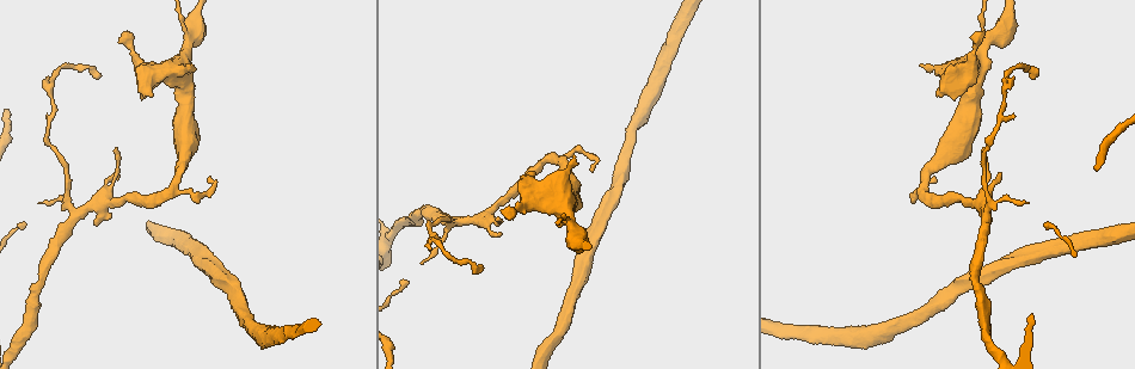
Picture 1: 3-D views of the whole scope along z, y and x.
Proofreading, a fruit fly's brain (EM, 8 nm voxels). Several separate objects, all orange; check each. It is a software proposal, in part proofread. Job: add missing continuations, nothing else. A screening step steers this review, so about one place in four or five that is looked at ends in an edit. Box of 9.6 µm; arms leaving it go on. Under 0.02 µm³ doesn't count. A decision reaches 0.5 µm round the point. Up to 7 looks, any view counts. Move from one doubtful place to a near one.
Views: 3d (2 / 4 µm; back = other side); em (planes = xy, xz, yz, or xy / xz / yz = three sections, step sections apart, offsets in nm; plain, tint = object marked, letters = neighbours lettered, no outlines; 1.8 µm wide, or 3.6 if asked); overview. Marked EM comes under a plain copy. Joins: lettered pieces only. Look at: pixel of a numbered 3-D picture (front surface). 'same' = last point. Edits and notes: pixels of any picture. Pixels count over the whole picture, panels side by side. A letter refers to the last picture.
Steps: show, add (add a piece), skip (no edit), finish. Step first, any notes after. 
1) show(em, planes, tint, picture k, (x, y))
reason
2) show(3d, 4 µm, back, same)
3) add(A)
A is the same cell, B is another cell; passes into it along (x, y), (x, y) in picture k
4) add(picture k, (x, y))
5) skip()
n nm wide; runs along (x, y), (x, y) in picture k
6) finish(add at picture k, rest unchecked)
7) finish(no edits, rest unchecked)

show(3d, 4 µm, picture 1, (192, 65))

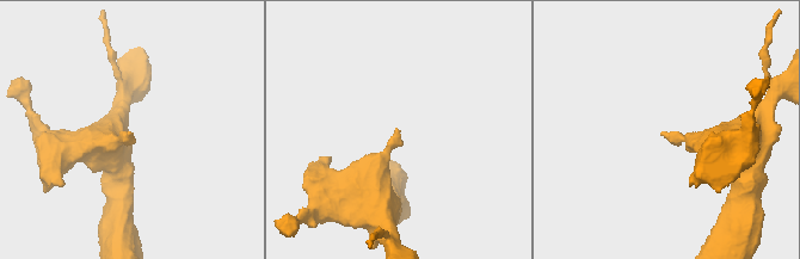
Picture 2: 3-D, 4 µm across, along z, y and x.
show(em, 3.6 µm, planes, letters, picture 2, (126, 134))
now the EM

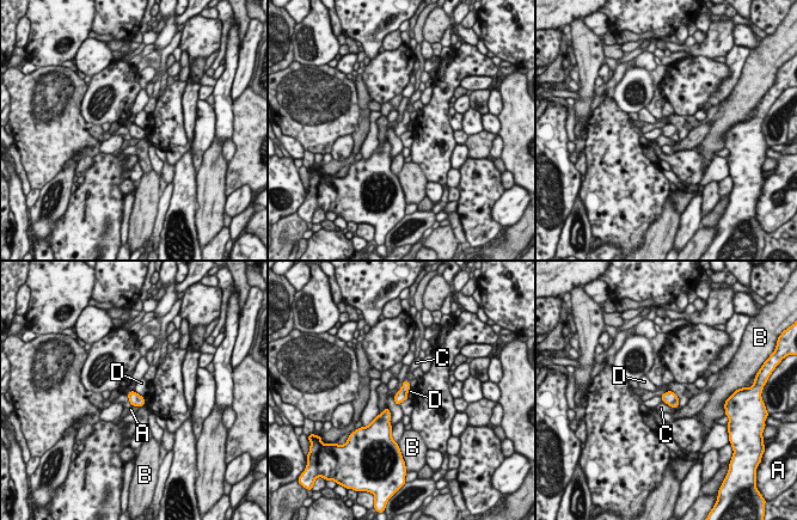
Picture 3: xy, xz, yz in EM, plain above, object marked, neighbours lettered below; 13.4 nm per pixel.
skip()
160 nm wide; A, B, C and D are other cells; no lettered piece goes on from it

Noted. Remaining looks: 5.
show(em, planes, tint, picture 1, (982, 33))

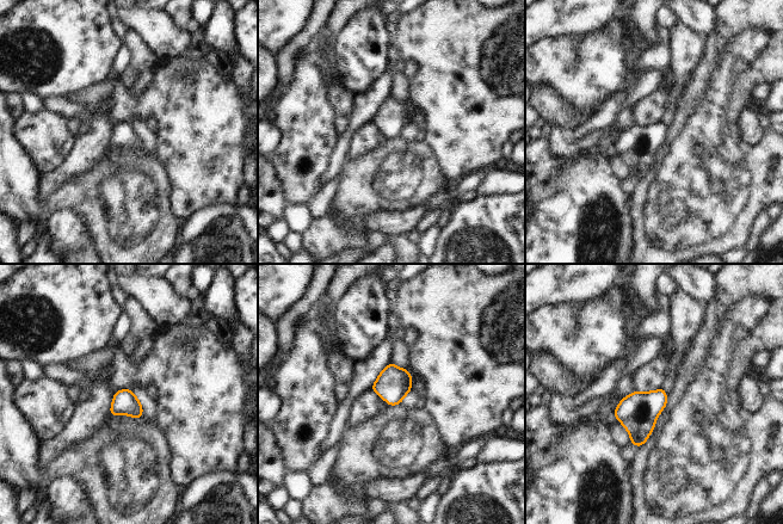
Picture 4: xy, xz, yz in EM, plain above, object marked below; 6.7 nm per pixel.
show(em, planes, letters, same)

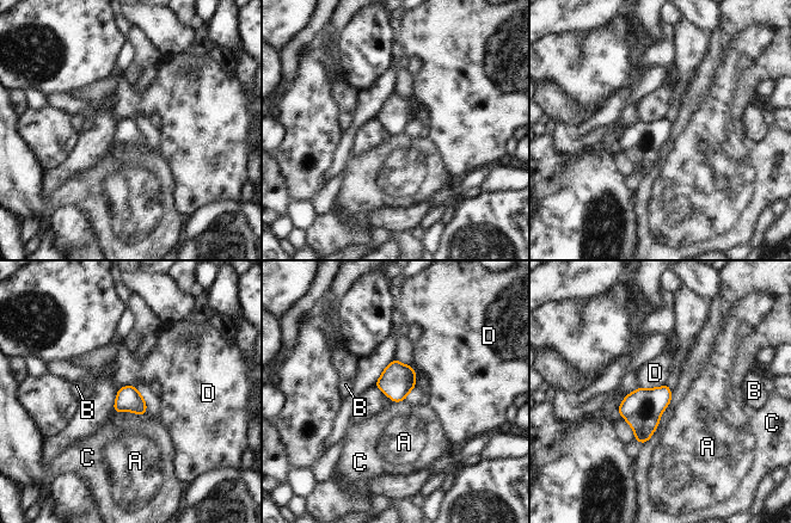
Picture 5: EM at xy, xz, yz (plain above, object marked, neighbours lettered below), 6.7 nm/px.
skip()
160 nm wide; A, B, C and D are other cells; no lettered piece goes on from it

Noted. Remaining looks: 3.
show(3d, 4 µm, picture 1, (422, 263))
free end

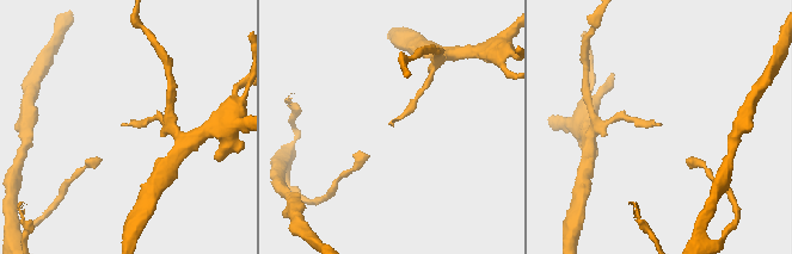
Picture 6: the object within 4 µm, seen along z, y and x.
show(em, xz, step 4, tint, picture 6, (122, 123))
shape alone is not enough

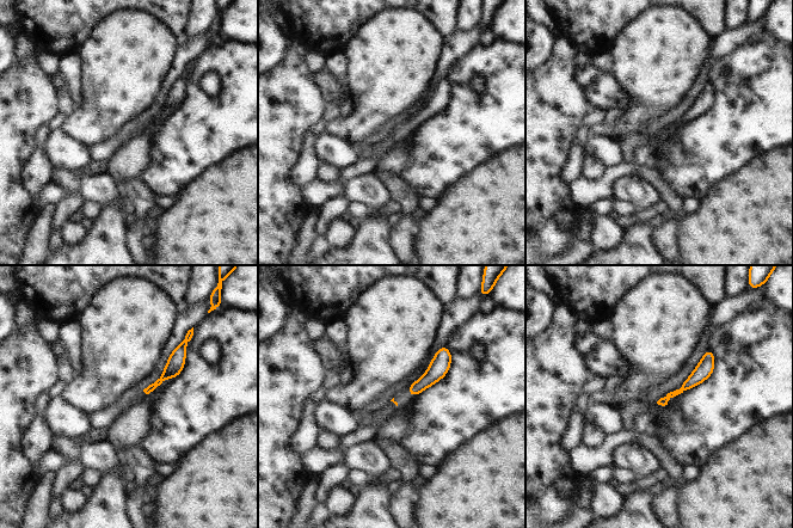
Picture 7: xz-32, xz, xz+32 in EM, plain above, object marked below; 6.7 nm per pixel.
show(em, planes, letters, same)
cut it another way

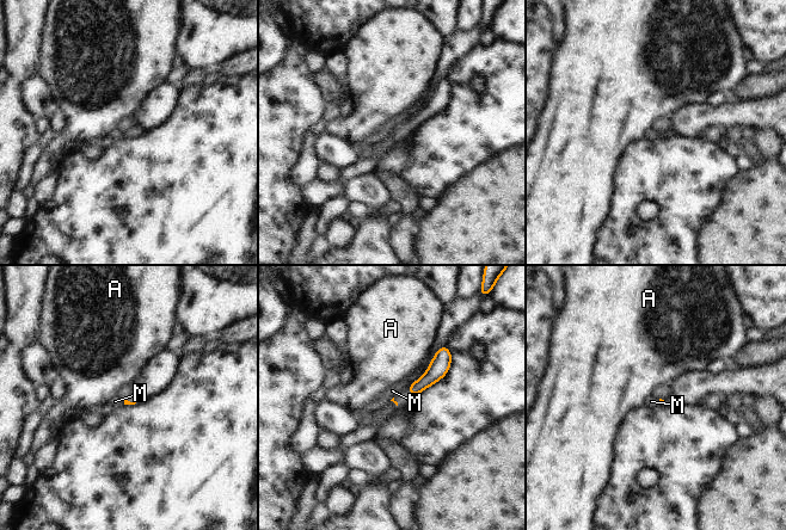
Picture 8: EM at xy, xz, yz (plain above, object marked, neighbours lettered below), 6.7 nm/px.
skip()
A and M are other cells; no lettered piece goes on from it

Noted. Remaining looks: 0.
finish(no edits, rest unchecked)

